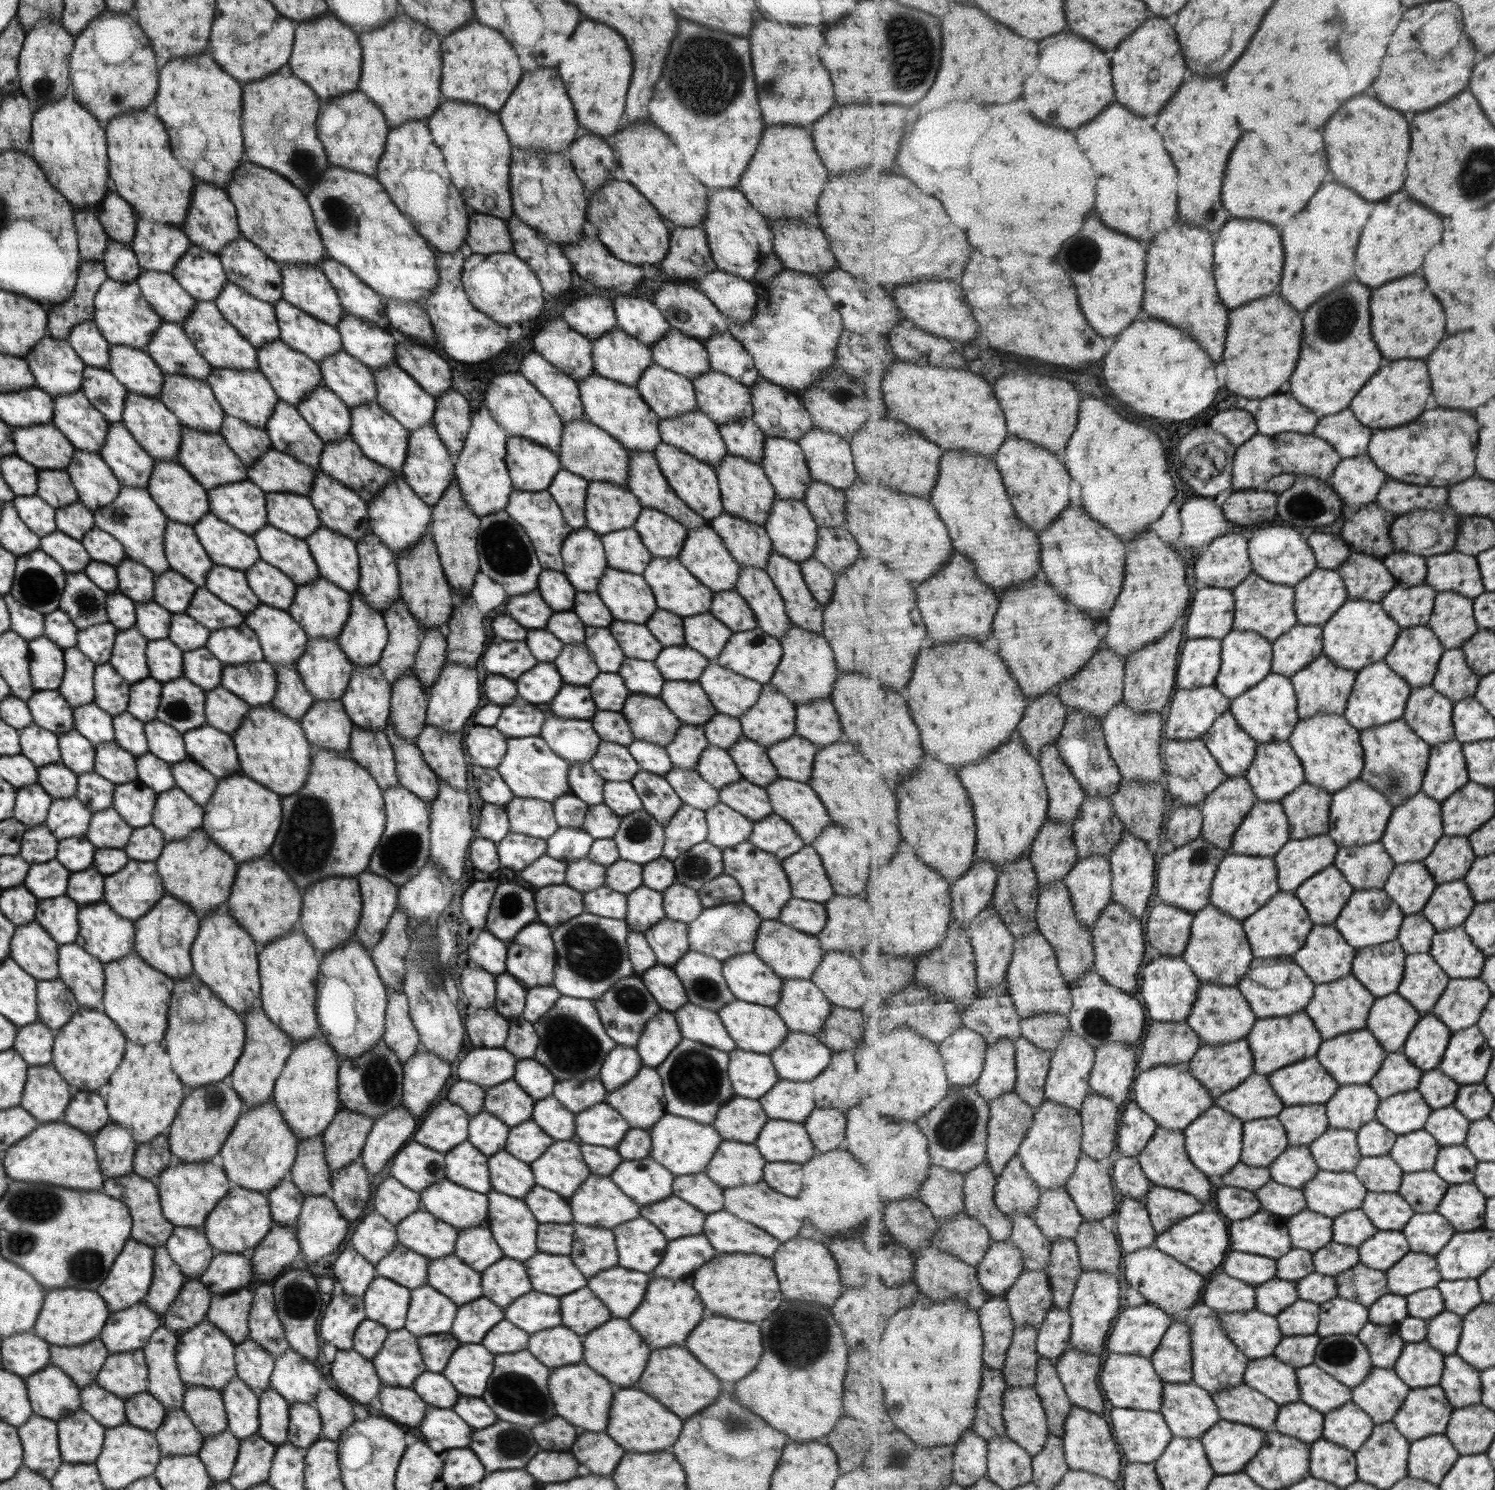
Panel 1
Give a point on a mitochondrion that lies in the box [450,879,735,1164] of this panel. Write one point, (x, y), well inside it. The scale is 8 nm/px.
(695, 1077)

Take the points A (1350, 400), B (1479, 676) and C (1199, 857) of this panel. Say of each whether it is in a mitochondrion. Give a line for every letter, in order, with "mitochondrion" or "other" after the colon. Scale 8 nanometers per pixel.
A: other
B: other
C: mitochondrion

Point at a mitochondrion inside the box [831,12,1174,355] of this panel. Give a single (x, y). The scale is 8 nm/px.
(905, 34)

